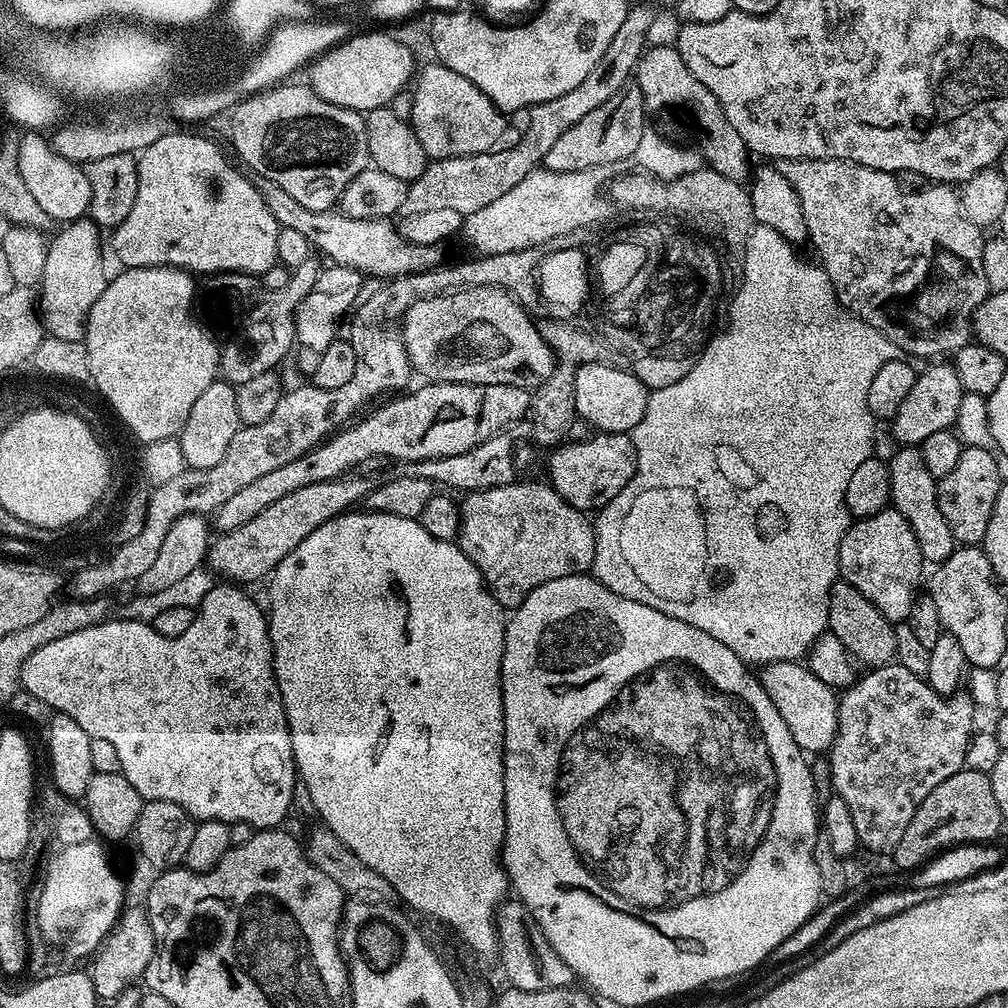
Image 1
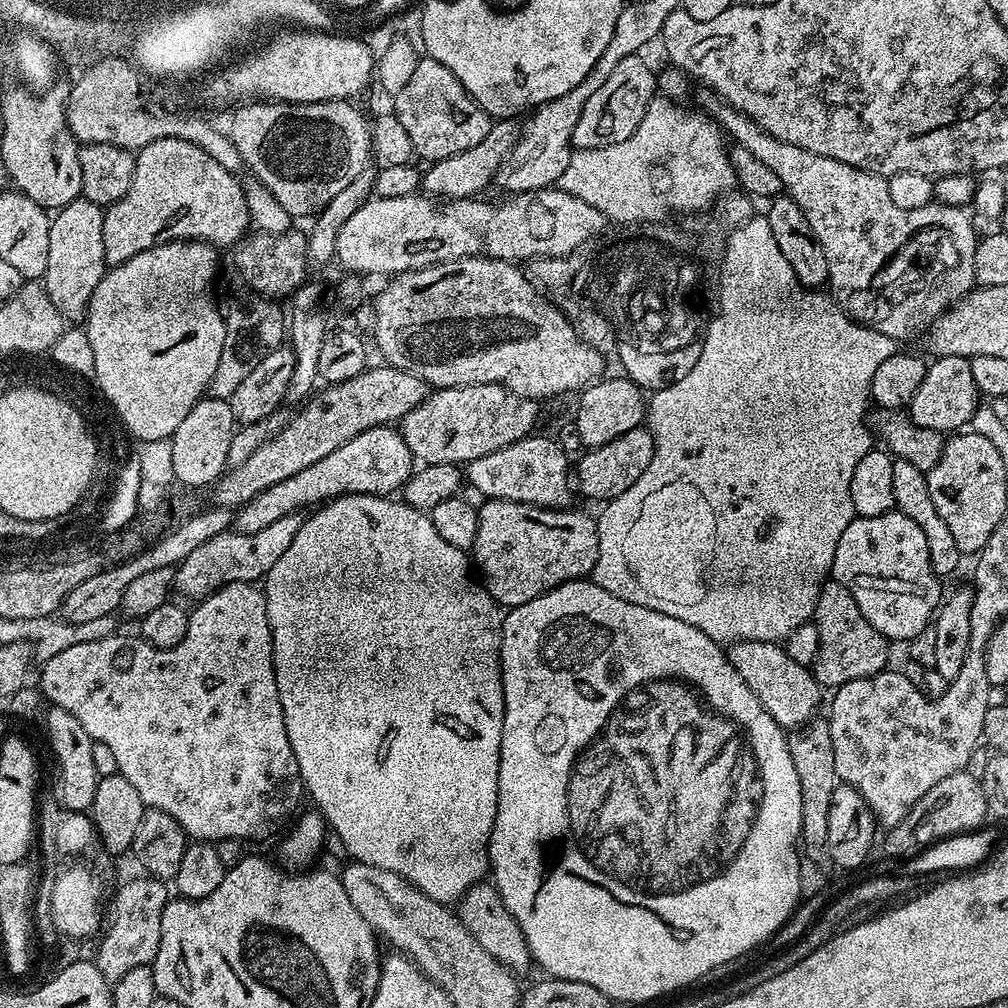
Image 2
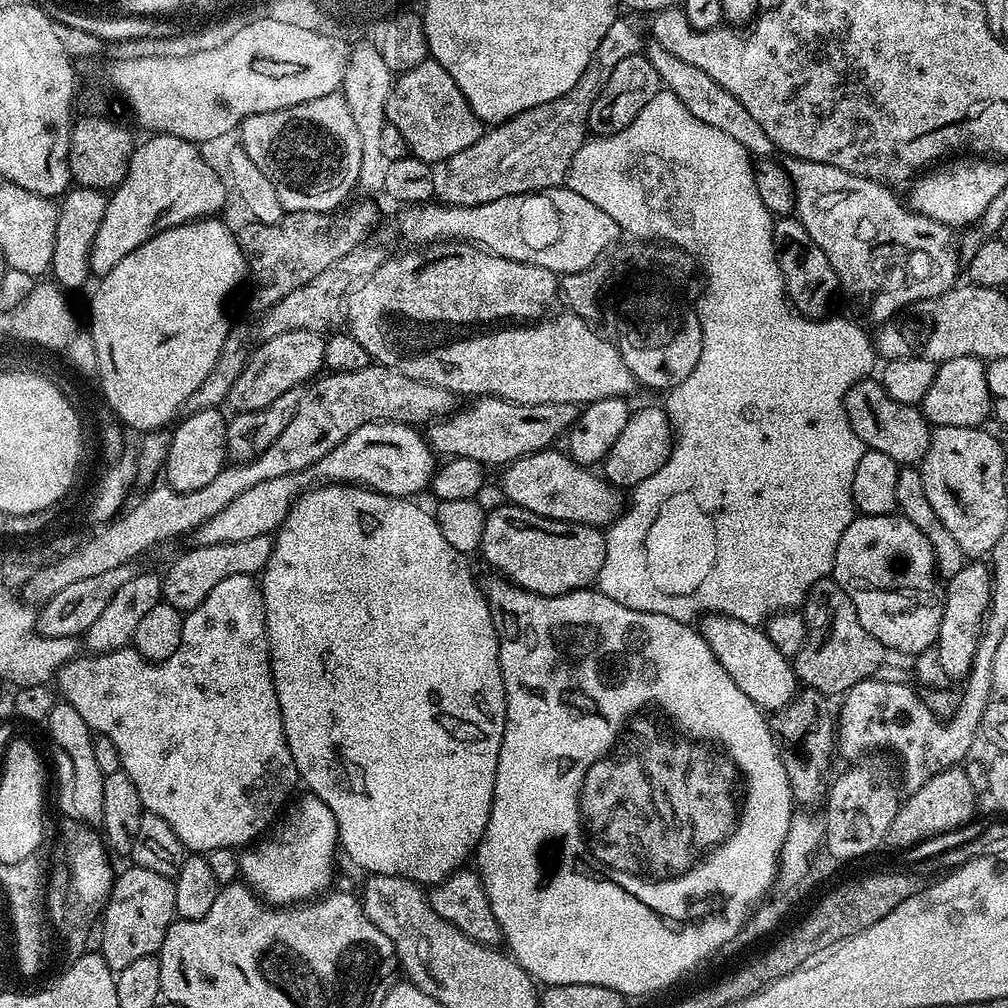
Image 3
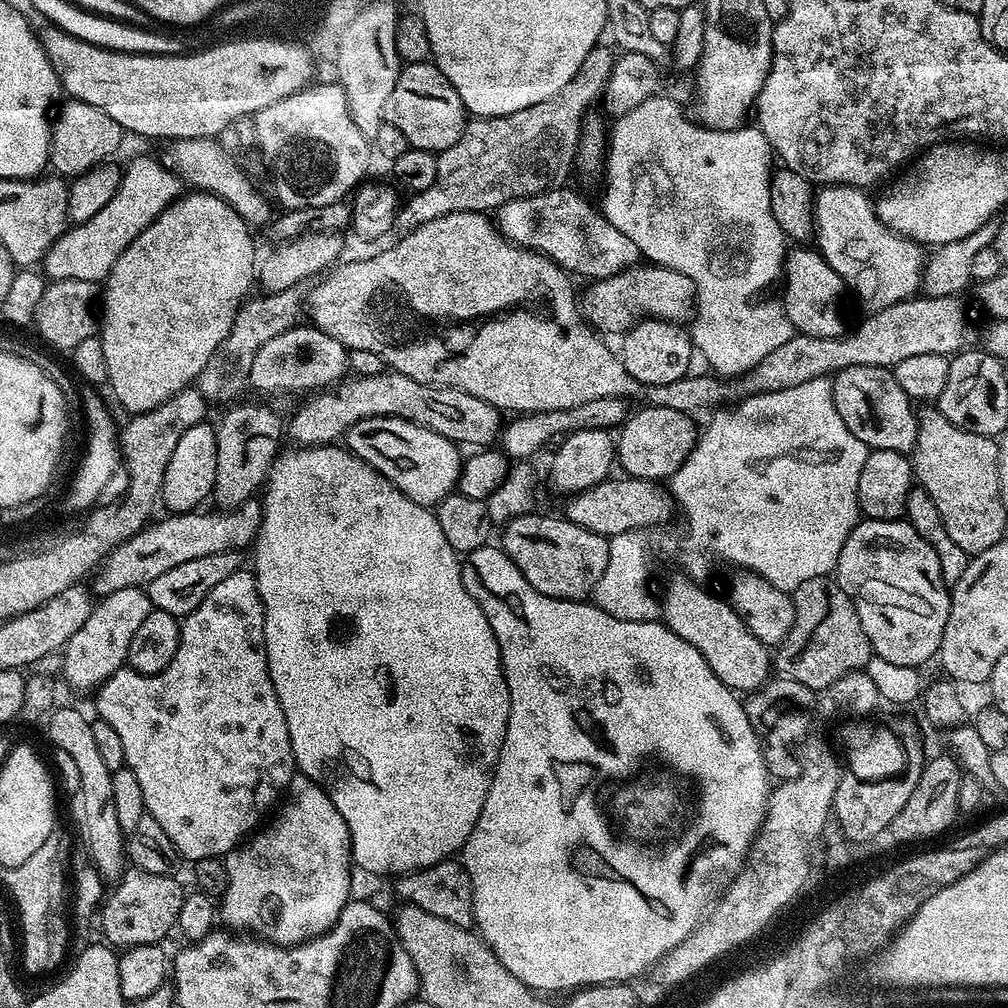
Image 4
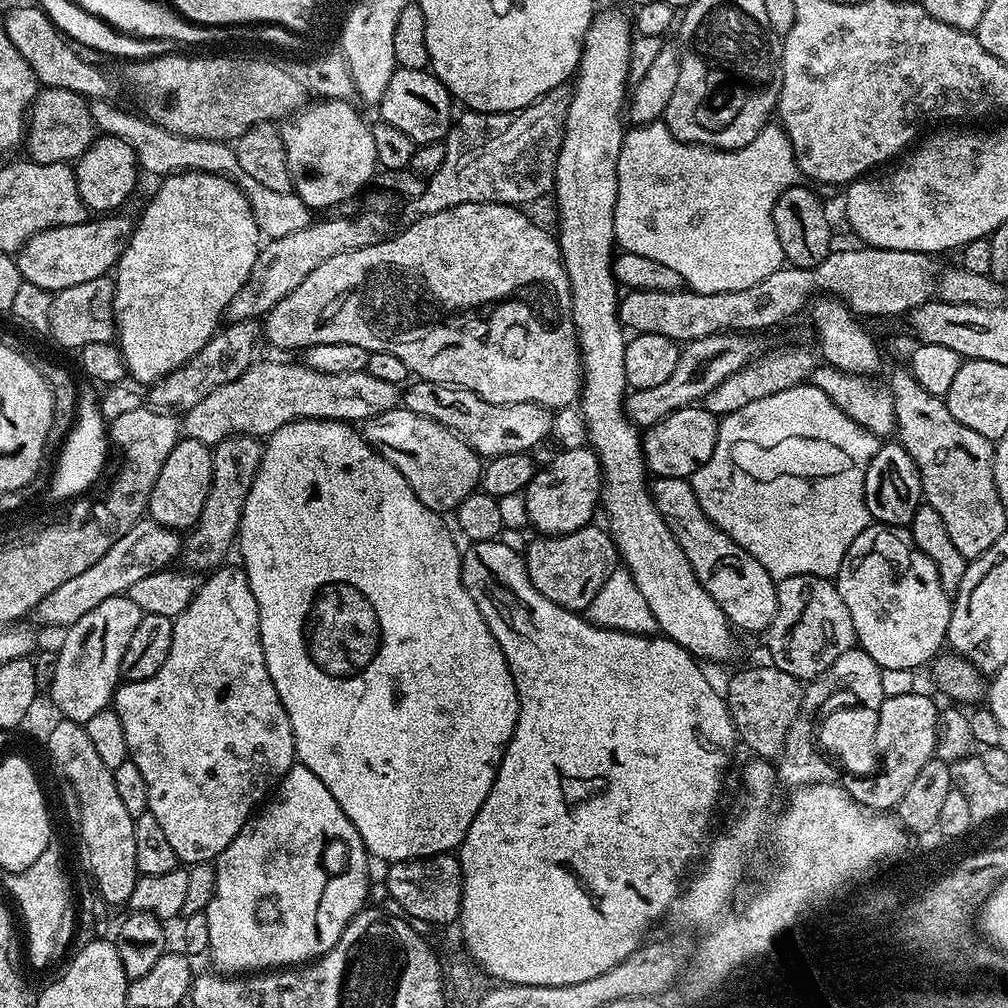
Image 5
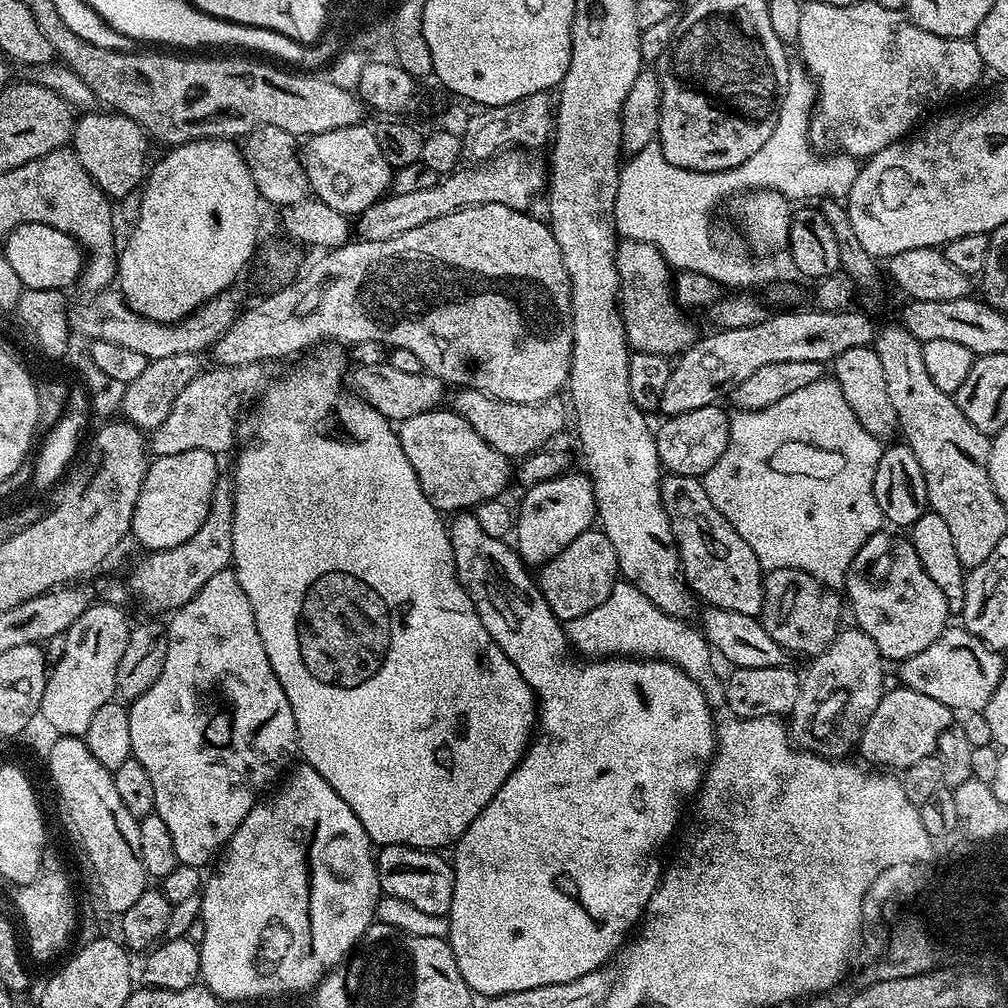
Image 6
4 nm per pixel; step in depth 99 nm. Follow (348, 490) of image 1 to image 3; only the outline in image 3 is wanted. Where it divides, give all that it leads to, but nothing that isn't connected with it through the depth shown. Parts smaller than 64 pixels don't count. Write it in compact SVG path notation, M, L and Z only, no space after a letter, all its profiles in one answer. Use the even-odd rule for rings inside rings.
M263 536L262 538L246 538L243 542L226 542L218 546L192 546L189 552L184 552L168 568L168 573L163 573L163 599L170 606L174 606L182 614L187 614L192 609L197 608L204 601L206 594L222 582L222 578L234 578L234 574L246 574L247 576L256 576L263 573L264 568L270 562L270 554L274 540L272 536Z

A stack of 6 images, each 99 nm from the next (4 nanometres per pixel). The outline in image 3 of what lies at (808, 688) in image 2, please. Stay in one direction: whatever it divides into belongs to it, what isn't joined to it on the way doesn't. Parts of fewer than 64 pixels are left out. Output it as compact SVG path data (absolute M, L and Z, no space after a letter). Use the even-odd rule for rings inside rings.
M715 614L705 615L700 622L701 624L698 624L700 635L704 637L704 641L708 643L710 650L714 654L714 658L718 658L718 662L726 670L726 674L730 674L730 678L734 678L734 684L742 690L742 694L746 694L746 698L750 698L768 714L779 712L780 709L785 708L795 698L798 691L798 681L793 661L780 653L778 646L774 646L774 642L768 637L767 631L763 627L747 624L729 616Z

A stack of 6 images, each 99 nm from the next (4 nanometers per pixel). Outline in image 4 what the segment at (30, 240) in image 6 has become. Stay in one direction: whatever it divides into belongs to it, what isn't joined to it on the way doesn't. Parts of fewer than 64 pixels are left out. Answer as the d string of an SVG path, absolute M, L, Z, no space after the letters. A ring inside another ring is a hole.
M140 156L137 160L130 161L128 169L125 167L120 177L118 194L114 194L114 198L110 198L110 202L106 206L102 206L102 210L98 210L98 214L94 214L94 218L90 218L84 224L69 227L53 242L42 261L43 275L52 282L81 280L95 285L97 282L107 281L114 262L118 262L118 258L126 250L126 246L130 246L130 242L134 242L134 238L138 238L138 234L142 234L142 230L146 230L146 226L154 223L162 214L162 210L166 210L168 205L185 191L185 188L185 182L162 160L160 162L152 156Z

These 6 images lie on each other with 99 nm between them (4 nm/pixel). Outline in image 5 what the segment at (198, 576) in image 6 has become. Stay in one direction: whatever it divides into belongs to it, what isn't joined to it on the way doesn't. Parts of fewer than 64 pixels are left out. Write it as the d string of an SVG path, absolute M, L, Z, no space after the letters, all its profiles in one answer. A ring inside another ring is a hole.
M227 436L212 448L212 481L202 506L200 519L187 533L182 544L183 567L196 574L215 570L225 563L228 551L233 551L234 541L240 531L240 514L246 494L260 465L262 444L255 436Z

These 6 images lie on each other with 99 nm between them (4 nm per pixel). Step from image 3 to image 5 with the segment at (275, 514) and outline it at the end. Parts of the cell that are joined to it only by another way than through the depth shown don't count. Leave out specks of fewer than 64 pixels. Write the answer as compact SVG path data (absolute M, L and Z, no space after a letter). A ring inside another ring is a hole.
M403 406L391 408L363 421L362 435L375 452L386 458L386 462L390 462L390 466L394 466L394 470L398 470L406 482L410 482L416 497L430 510L441 514L451 513L471 492L477 491L482 471L481 457L455 432L430 418L422 418L422 414L414 414ZM141 518L137 524L130 526L94 566L82 570L75 578L70 578L67 582L62 582L58 590L50 590L42 602L38 602L34 609L35 623L45 624L48 628L67 629L68 625L78 622L82 614L90 614L98 602L106 602L106 598L125 595L134 582L146 578L146 574L167 569L172 559L179 557L182 552L182 536L175 528L167 528L156 523L151 518Z

